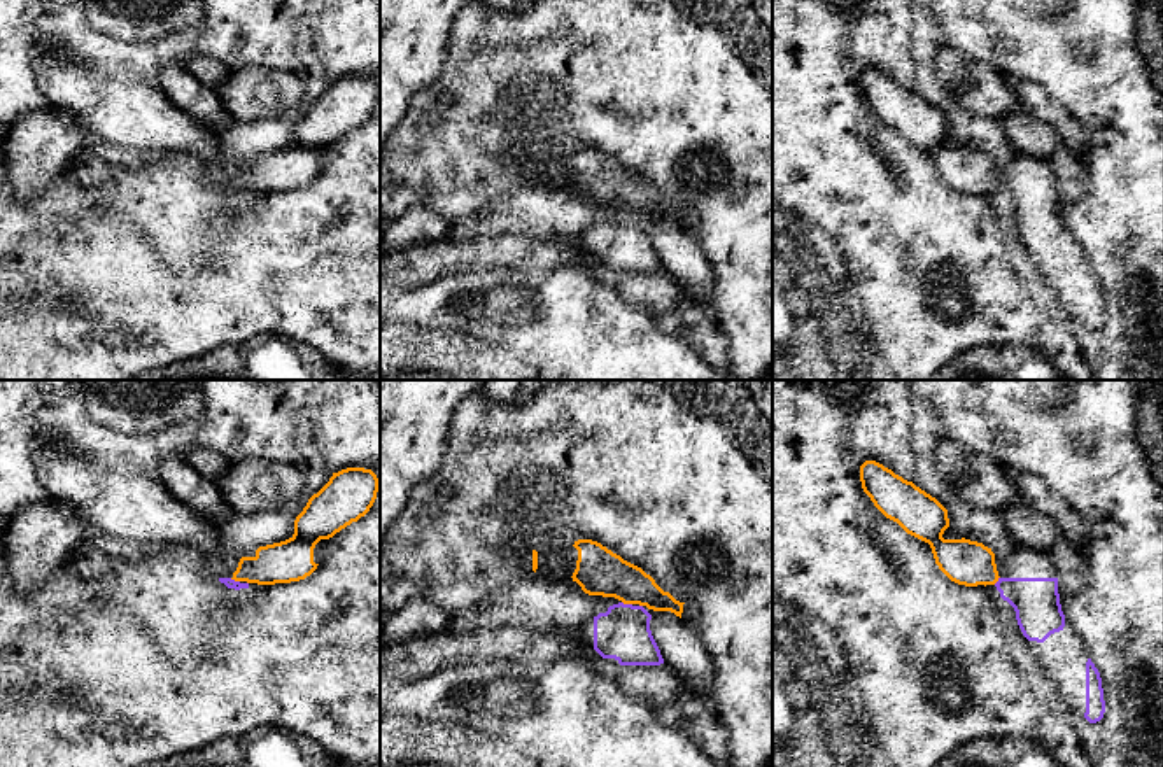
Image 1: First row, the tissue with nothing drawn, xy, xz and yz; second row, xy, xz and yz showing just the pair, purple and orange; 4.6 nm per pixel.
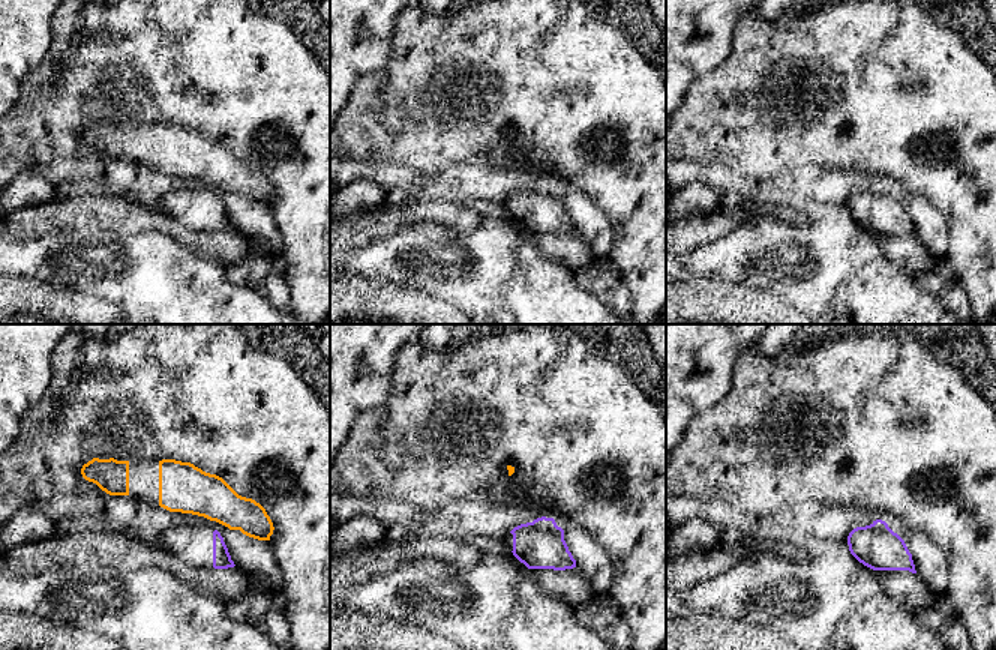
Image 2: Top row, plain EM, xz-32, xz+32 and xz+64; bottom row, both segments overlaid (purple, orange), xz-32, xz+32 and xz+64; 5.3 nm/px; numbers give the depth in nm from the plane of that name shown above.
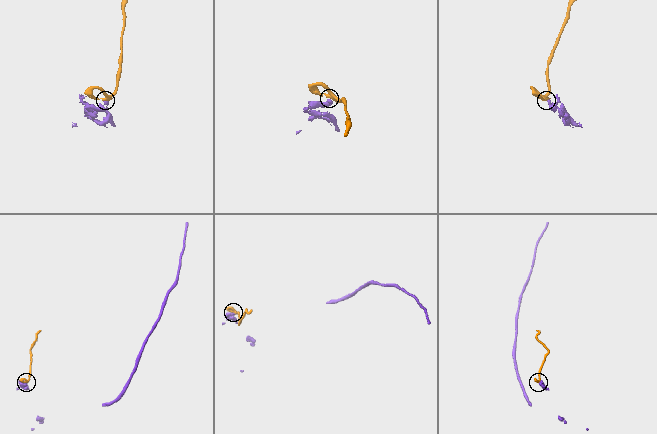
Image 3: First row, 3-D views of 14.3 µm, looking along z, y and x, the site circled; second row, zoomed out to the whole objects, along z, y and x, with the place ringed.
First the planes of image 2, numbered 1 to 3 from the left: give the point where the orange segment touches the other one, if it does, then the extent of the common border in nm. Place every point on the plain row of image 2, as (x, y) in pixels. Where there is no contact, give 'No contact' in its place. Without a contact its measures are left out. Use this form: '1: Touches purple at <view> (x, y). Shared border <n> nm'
1: No contact
2: No contact
3: No contact

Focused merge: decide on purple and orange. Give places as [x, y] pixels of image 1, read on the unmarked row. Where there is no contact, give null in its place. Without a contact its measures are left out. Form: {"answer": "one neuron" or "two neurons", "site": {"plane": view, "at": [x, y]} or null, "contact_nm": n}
{"answer": "two neurons", "site": {"plane": "xz", "at": [627, 212]}, "contact_nm": 50}

